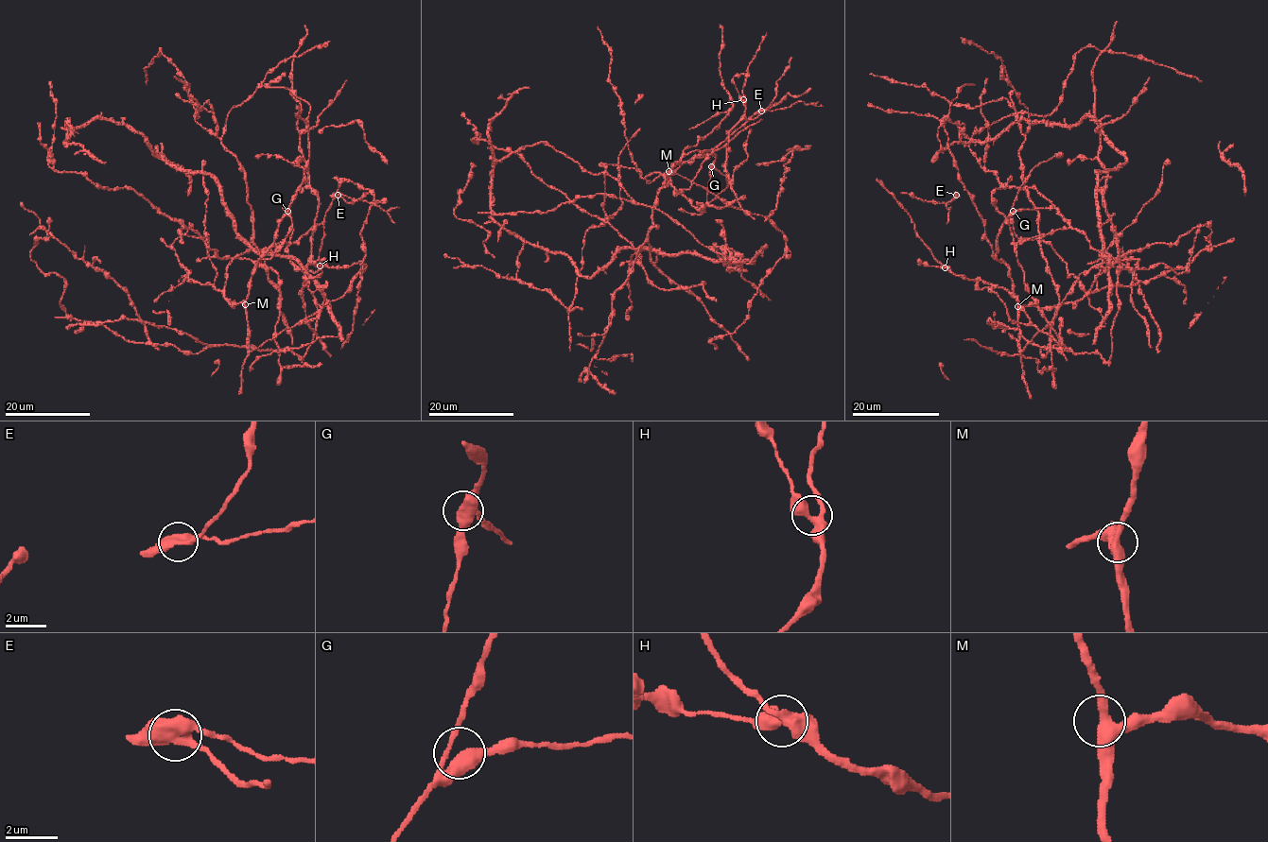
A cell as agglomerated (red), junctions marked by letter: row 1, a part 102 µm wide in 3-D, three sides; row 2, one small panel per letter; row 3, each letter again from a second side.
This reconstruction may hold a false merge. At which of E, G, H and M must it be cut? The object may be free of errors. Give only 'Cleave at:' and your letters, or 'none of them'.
Cleave at: E

